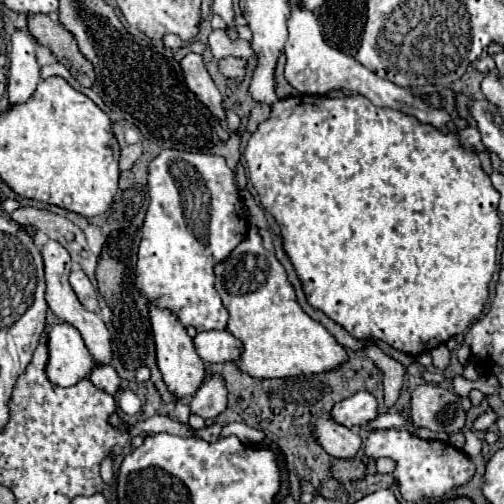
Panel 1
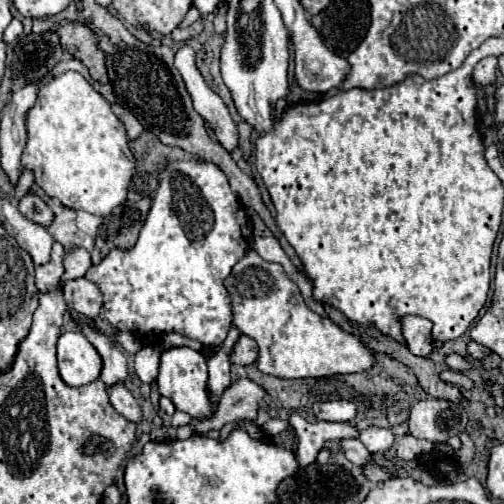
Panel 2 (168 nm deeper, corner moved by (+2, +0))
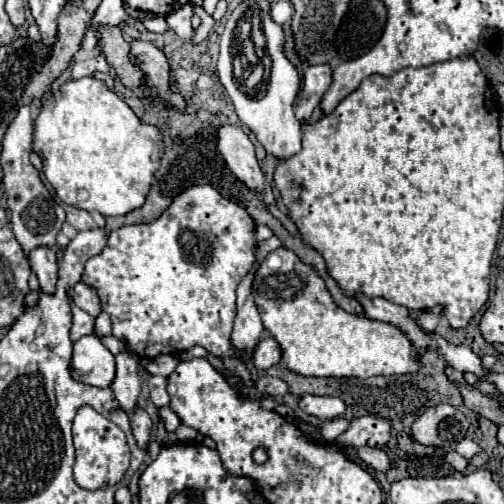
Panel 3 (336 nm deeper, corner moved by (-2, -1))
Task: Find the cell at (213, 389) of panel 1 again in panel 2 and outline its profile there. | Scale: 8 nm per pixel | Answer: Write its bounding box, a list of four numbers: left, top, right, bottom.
[208,324,242,402]

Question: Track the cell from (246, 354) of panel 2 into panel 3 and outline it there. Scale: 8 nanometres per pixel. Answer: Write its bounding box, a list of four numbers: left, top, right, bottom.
[252,337,280,369]

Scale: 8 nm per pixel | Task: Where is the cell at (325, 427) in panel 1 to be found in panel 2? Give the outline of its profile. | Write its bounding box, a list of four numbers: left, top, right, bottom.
[342,438,370,466]

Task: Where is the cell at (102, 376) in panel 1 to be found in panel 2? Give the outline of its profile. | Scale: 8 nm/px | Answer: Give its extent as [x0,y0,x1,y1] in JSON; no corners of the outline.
[108,386,142,424]

